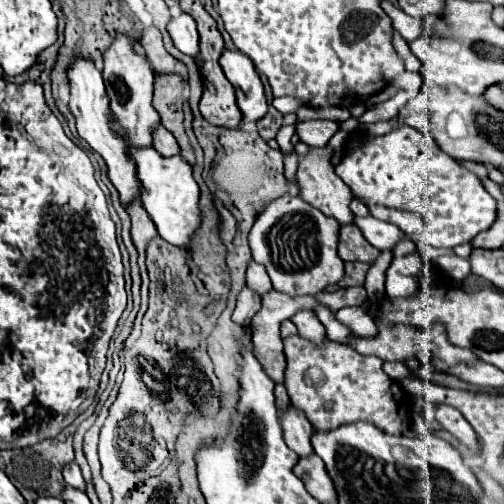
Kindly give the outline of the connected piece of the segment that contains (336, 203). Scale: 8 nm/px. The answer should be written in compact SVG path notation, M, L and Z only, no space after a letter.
M323 147L323 149L311 149L305 159L299 161L299 169L297 169L297 181L299 181L299 187L301 187L301 197L317 207L321 213L337 219L341 225L347 225L347 223L353 223L355 215L353 211L349 209L349 203L353 199L353 193L351 189L335 175L333 171L333 165L329 163L329 155L331 155L331 147Z

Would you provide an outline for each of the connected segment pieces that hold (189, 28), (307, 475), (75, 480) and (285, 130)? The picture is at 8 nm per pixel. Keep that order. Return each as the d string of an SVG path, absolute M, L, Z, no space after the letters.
M181 13L179 17L171 19L169 23L169 33L173 37L175 47L191 57L199 57L199 33L197 33L197 25L193 21L193 17L189 17L187 13Z
M313 453L311 457L301 457L295 465L297 477L305 483L307 491L319 501L319 503L337 503L337 491L335 485L323 465L323 461Z
M77 463L67 465L67 467L63 469L63 477L65 477L65 483L67 483L67 485L71 485L71 487L75 487L75 489L79 489L79 491L85 491L85 479L83 479L81 469L79 469Z
M283 125L283 127L277 131L277 137L275 137L275 139L277 139L277 143L279 143L279 147L281 147L283 153L289 153L289 151L293 149L293 145L291 145L293 133L295 133L293 125Z

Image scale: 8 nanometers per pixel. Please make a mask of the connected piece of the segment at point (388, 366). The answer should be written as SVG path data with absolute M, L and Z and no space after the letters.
M385 363L385 365L383 365L383 371L385 371L391 379L395 379L395 381L401 381L401 379L405 379L405 377L411 375L411 371L407 369L405 363Z

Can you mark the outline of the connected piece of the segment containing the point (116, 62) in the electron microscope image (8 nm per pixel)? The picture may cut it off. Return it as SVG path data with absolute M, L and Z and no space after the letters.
M117 35L115 43L105 51L105 67L103 67L105 85L109 89L111 97L111 109L119 121L119 125L125 129L127 141L133 147L151 147L153 145L153 133L159 125L159 115L151 105L153 95L153 69L143 55L141 49L135 49L133 39L125 35Z

